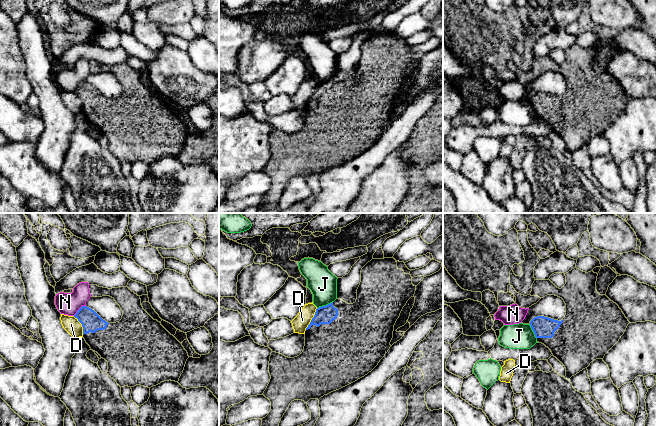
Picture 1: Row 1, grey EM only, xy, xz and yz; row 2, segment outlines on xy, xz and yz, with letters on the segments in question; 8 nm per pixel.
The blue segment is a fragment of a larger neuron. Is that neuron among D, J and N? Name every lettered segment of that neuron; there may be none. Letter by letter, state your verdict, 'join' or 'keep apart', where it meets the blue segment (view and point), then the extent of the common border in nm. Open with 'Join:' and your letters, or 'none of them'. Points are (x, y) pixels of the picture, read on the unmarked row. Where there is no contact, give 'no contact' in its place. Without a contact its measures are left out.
Join: none of them
D: keep apart | xz (312, 95) | 200 nm
J: keep apart | xz (324, 82) | 140 nm
N: keep apart | xy (79, 85) | 130 nm

